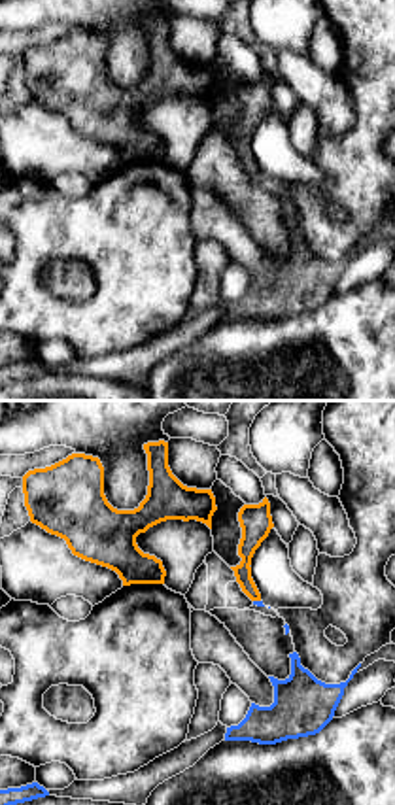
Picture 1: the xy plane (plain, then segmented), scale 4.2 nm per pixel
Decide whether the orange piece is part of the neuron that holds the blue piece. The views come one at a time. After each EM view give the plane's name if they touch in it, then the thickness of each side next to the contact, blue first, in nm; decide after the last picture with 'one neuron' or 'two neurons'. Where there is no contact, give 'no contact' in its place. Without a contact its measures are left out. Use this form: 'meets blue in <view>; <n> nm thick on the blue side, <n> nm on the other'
meets blue in xy; 30 nm thick on the blue side, 80 nm on the other

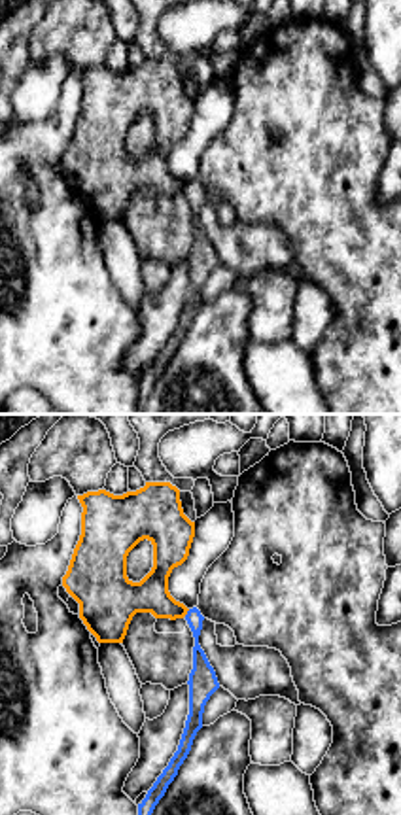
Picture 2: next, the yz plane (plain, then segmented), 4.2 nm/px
meets blue in yz; 80 nm thick on the blue side, 150 nm on the other

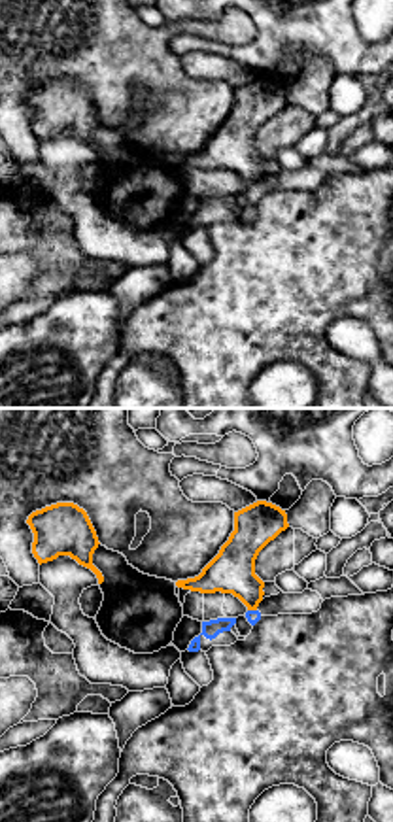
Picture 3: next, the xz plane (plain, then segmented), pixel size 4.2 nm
meets blue in xz; 60 nm thick on the blue side, 190 nm on the other

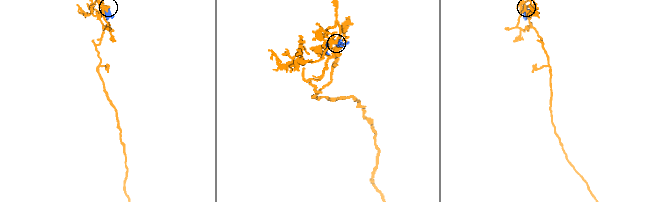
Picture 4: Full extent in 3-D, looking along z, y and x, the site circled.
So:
two neurons

